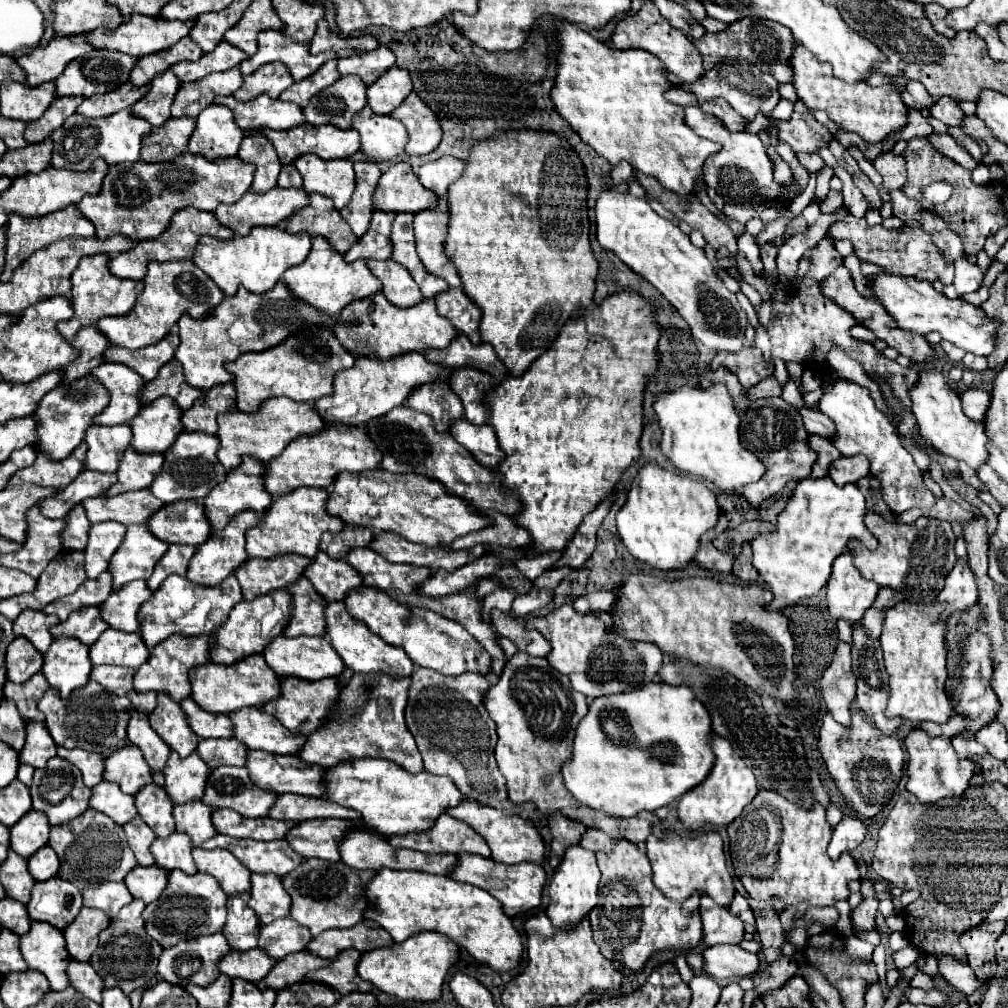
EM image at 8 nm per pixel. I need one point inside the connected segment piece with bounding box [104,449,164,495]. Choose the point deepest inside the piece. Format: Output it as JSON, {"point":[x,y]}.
{"point":[136,470]}

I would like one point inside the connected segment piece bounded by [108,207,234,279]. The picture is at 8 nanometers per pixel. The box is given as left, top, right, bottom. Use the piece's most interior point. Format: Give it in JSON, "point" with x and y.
{"point":[177,242]}

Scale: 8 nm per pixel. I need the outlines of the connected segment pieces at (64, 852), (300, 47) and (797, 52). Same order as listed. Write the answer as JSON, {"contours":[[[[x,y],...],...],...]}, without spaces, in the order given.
{"contours":[[[[86,809],[82,815],[58,827],[52,827],[48,845],[56,851],[60,859],[58,877],[74,883],[78,889],[96,887],[108,881],[122,881],[126,873],[138,865],[134,853],[126,845],[122,827],[94,809]]],[[[262,31],[262,33],[258,33],[258,53],[254,57],[242,61],[238,67],[240,67],[242,77],[246,77],[254,69],[258,69],[266,63],[282,61],[288,67],[292,79],[300,81],[300,79],[312,75],[330,57],[336,57],[336,55],[332,51],[320,53],[320,55],[310,55],[308,43],[290,41],[280,31]]],[[[794,41],[794,53],[788,59],[792,69],[792,85],[796,89],[798,99],[810,111],[826,111],[828,117],[844,131],[858,133],[866,143],[882,141],[890,131],[902,127],[906,123],[906,105],[900,99],[900,93],[894,85],[870,87],[868,83],[846,83],[832,75],[830,63],[818,61],[806,47]]]]}

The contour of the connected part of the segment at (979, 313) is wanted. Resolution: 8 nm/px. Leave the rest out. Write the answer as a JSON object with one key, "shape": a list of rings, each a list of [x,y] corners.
{"shape":[[[882,269],[876,275],[868,277],[868,289],[872,291],[874,299],[884,305],[888,315],[896,321],[900,329],[916,331],[920,335],[926,335],[930,331],[938,331],[942,339],[958,345],[964,351],[970,351],[974,355],[988,355],[992,351],[994,333],[1000,325],[1000,321],[990,319],[980,307],[972,307],[964,303],[962,299],[948,299],[932,287],[930,281],[920,281],[916,277],[902,277],[894,275],[886,269]]]}

